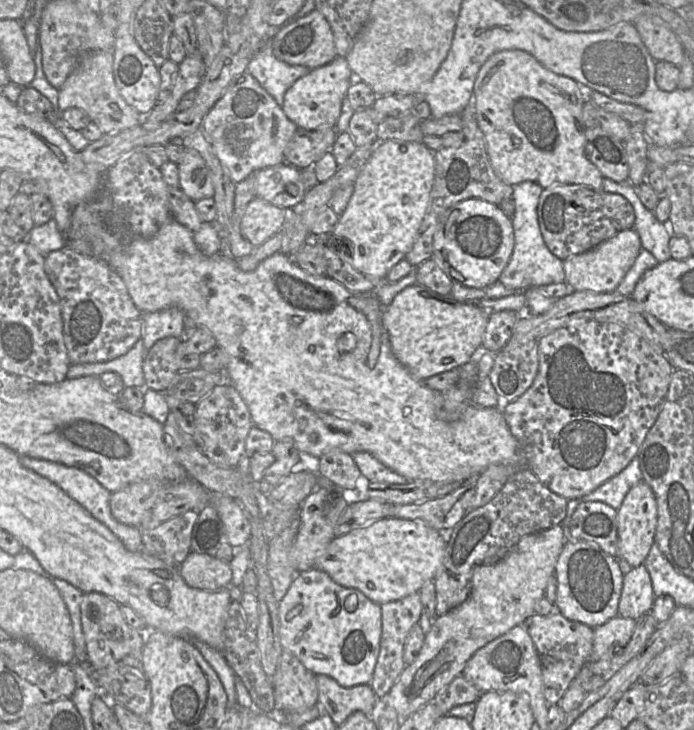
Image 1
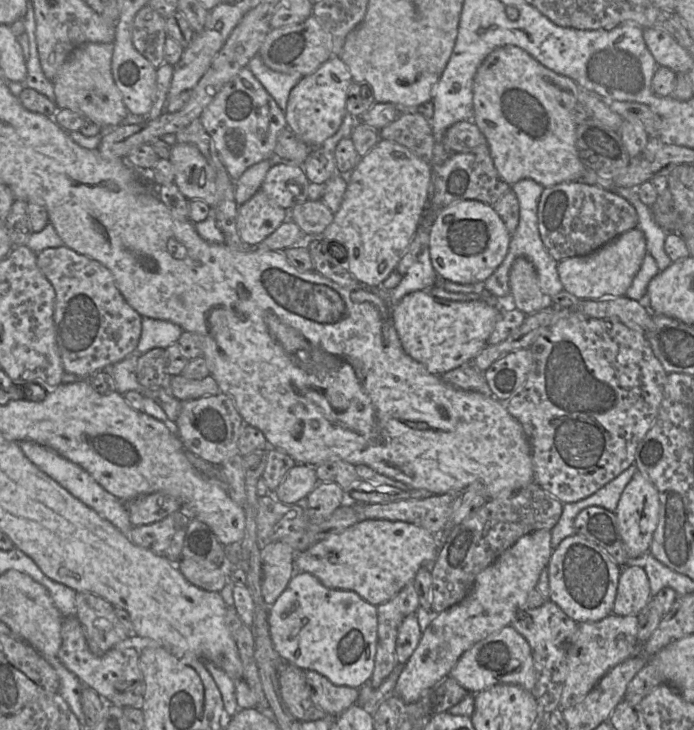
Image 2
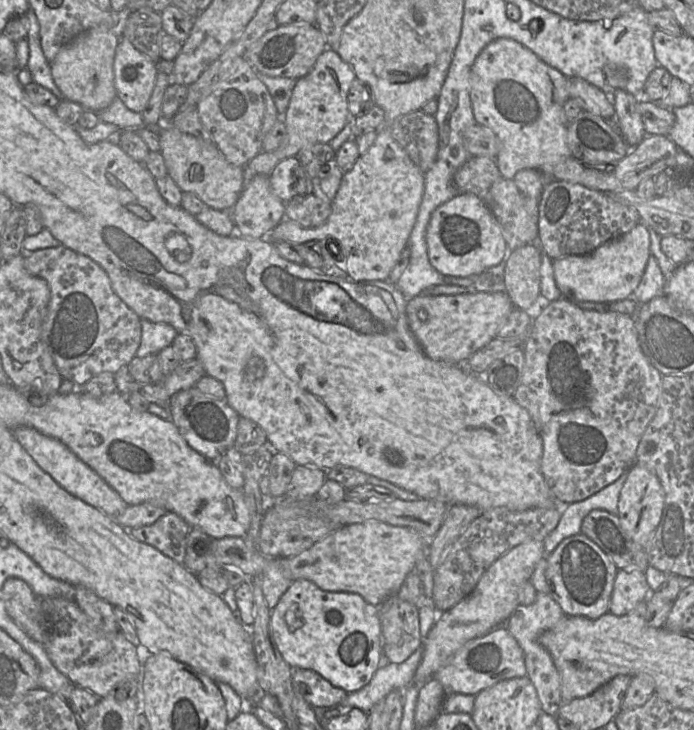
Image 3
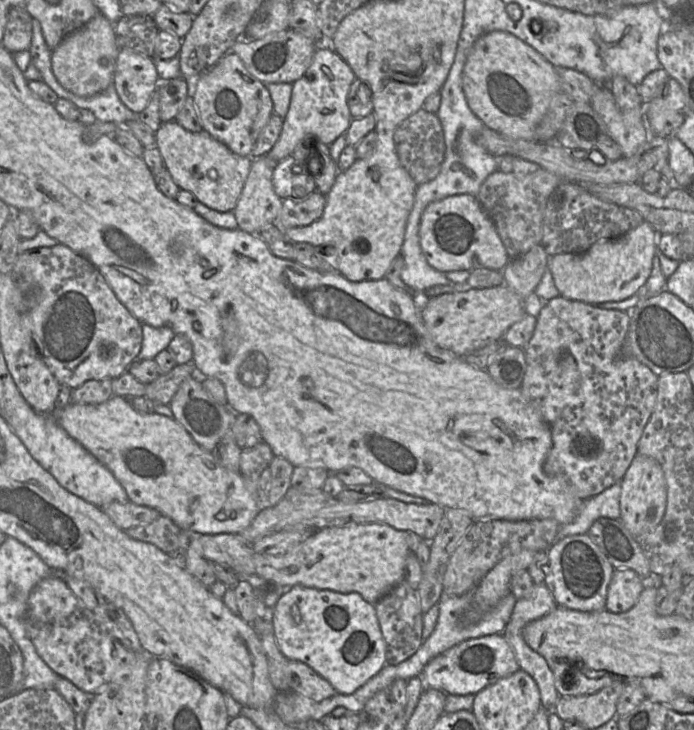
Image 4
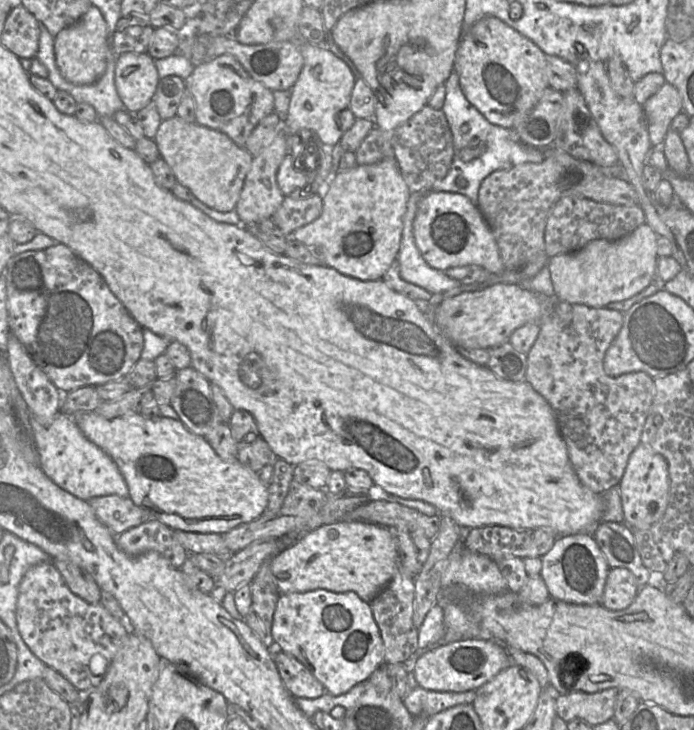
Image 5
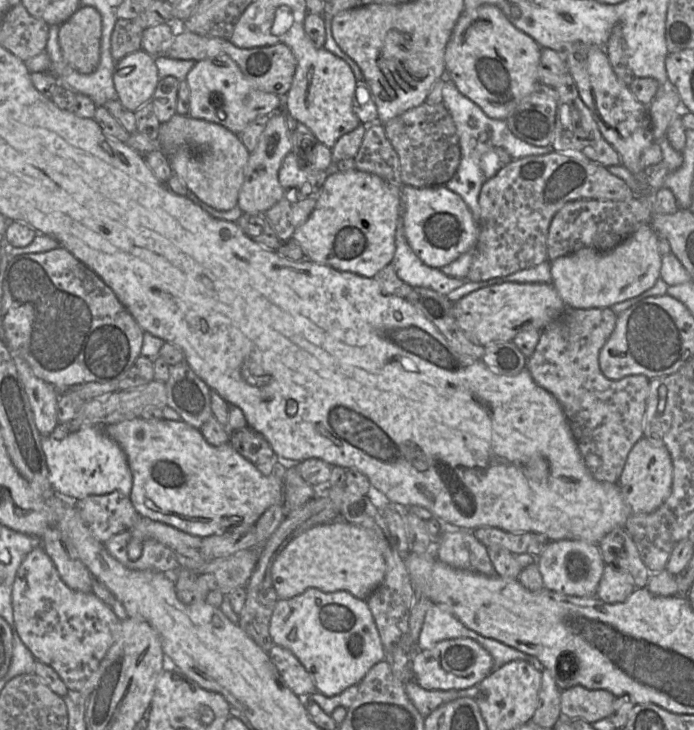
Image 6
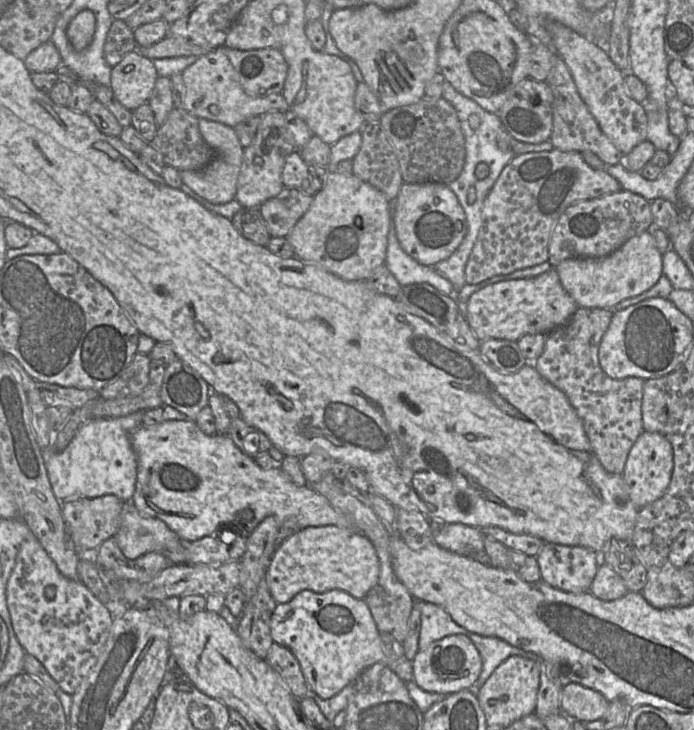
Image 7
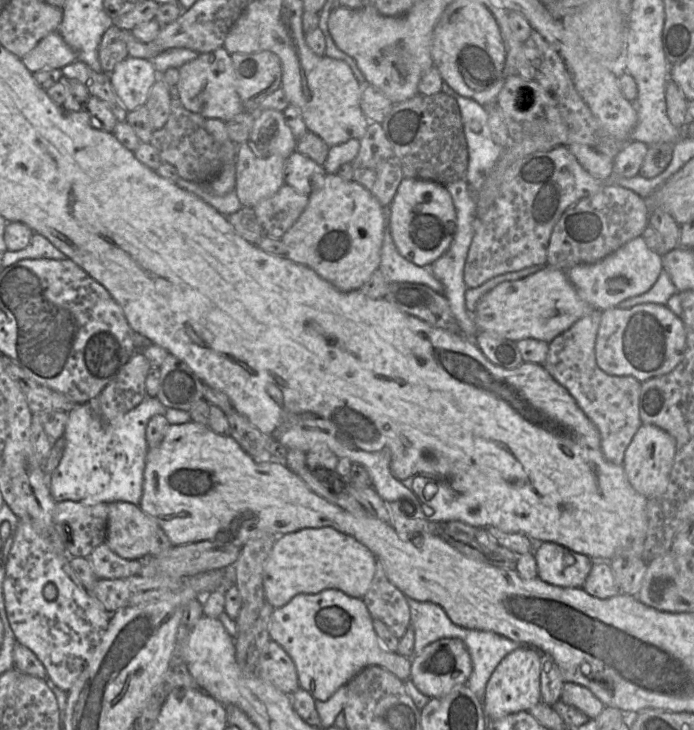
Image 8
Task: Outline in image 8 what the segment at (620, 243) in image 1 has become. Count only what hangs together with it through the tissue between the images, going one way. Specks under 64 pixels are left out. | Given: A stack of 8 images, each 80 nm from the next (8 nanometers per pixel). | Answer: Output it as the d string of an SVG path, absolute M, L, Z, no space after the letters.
M639 236L598 262L575 265L565 272L579 297L592 309L604 311L650 290L662 270L662 256L651 250Z

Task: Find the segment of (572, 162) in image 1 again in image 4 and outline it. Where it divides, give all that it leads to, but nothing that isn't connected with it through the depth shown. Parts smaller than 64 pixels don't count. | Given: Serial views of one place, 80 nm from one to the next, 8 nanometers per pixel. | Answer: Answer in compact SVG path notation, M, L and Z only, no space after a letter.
M492 31L476 40L462 72L462 87L470 109L486 127L528 141L536 141L536 127L552 98L563 93L557 69L534 48L504 31Z

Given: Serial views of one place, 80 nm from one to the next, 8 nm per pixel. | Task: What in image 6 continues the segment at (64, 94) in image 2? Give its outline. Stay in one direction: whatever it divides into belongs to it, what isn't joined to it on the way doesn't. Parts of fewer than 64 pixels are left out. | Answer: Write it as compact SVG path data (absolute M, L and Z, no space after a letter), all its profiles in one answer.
M81 6L60 25L58 42L65 63L81 74L96 70L100 61L102 18L92 6Z

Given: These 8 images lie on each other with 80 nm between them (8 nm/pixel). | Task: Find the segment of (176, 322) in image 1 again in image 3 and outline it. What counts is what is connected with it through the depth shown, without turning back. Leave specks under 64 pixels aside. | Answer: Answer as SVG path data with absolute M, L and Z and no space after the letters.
M141 319L142 335L136 356L141 358L151 354L158 354L165 347L170 346L178 335L178 331L168 323L151 322Z

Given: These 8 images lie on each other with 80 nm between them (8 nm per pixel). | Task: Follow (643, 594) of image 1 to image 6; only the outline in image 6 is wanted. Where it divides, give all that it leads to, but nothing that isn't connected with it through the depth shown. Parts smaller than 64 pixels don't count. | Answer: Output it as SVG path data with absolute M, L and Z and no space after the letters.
M605 565L596 597L608 604L622 603L635 589L630 574L614 566Z

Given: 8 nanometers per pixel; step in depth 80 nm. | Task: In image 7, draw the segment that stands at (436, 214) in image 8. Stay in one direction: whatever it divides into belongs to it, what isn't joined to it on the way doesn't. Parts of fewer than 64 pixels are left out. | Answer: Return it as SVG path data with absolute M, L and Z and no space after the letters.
M403 183L392 208L402 249L422 265L434 267L450 257L466 235L468 226L465 212L447 184Z

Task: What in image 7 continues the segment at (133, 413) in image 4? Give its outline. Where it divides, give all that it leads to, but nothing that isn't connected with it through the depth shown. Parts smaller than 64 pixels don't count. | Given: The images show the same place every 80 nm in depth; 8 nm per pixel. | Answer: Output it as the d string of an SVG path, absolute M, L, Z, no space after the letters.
M163 420L158 424L141 425L131 434L130 442L137 458L137 482L132 503L142 515L153 516L165 522L182 542L193 542L212 534L218 534L218 532L227 532L231 528L233 528L232 531L234 531L235 535L248 538L259 523L268 516L276 517L279 522L279 528L290 528L294 531L294 534L307 527L337 526L349 530L357 530L349 517L333 508L328 500L318 494L311 486L297 486L280 467L262 469L253 458L244 454L235 445L228 434L206 435L199 429L194 420Z

